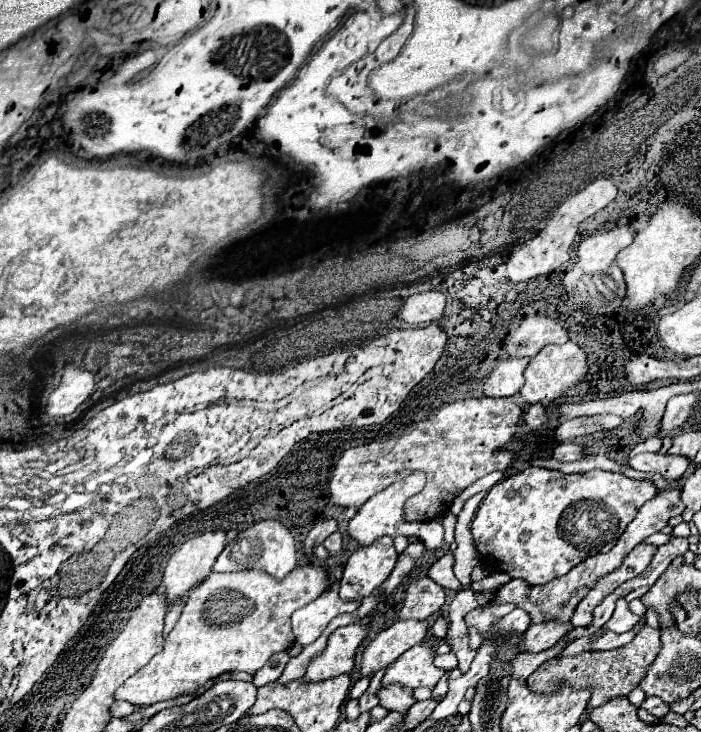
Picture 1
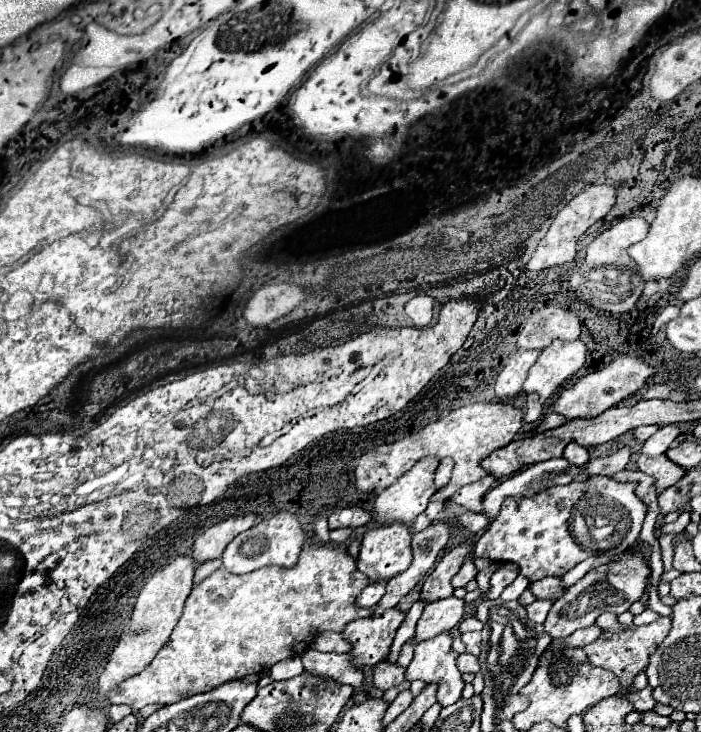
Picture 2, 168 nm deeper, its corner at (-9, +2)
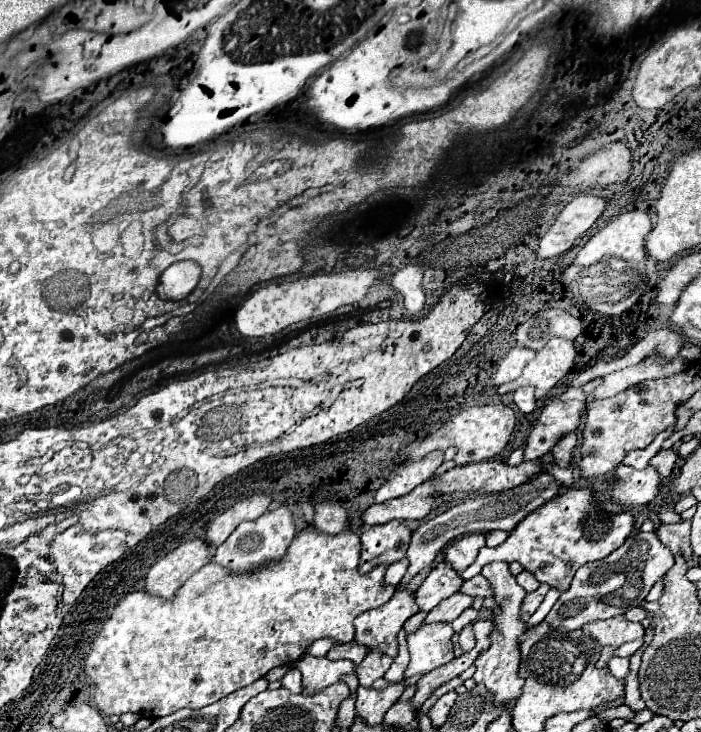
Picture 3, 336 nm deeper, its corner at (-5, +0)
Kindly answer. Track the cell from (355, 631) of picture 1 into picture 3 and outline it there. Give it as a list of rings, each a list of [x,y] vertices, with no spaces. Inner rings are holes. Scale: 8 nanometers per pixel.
[[[408,590],[396,592],[384,606],[364,612],[354,620],[358,644],[368,650],[378,650],[390,658],[398,654],[396,636],[402,630],[404,622],[418,612],[414,594]]]

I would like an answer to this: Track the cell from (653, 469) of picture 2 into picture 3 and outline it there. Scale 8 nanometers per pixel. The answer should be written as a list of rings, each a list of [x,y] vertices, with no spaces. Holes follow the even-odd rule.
[[[620,464],[616,468],[616,478],[618,484],[612,488],[612,498],[622,506],[644,506],[660,492],[660,476],[654,466],[634,470],[632,466]]]

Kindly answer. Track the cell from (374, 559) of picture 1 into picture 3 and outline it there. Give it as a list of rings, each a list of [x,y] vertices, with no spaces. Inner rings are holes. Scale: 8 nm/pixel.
[[[392,520],[380,526],[370,526],[362,532],[362,558],[358,572],[368,574],[380,564],[394,564],[406,556],[410,544],[410,528],[400,522]]]

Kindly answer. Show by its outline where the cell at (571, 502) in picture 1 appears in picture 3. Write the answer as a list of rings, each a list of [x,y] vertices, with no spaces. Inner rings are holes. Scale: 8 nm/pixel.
[[[570,488],[562,496],[550,500],[546,506],[530,512],[496,548],[484,546],[478,552],[478,558],[462,572],[462,578],[468,580],[476,576],[490,562],[520,562],[526,572],[534,574],[538,582],[546,582],[558,590],[570,586],[574,572],[590,562],[608,556],[612,550],[624,544],[624,540],[634,530],[632,512],[606,512],[596,500],[594,490],[590,488]]]

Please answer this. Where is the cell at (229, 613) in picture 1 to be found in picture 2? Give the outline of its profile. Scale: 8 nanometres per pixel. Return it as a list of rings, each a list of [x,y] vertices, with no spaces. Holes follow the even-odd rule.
[[[334,544],[310,546],[302,550],[298,564],[292,568],[266,566],[244,576],[234,576],[228,570],[220,568],[192,588],[184,604],[184,612],[170,634],[170,640],[164,644],[164,648],[160,648],[150,666],[118,684],[116,690],[108,694],[108,702],[128,704],[132,710],[138,712],[146,704],[168,706],[186,696],[210,692],[224,682],[238,680],[250,674],[264,674],[276,662],[304,654],[306,640],[308,646],[312,646],[314,638],[322,632],[342,632],[348,622],[356,618],[370,618],[374,614],[374,606],[354,606],[354,598],[368,584],[370,580],[358,572],[356,560],[348,554],[348,550]]]

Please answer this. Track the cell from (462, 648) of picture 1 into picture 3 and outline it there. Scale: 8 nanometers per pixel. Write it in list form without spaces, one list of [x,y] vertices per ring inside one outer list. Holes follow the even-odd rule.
[[[468,624],[468,626],[464,626],[464,630],[460,632],[460,648],[462,648],[462,652],[470,652],[472,648],[474,648],[474,644],[476,644],[476,638],[474,638],[474,632],[472,632],[472,624]]]

